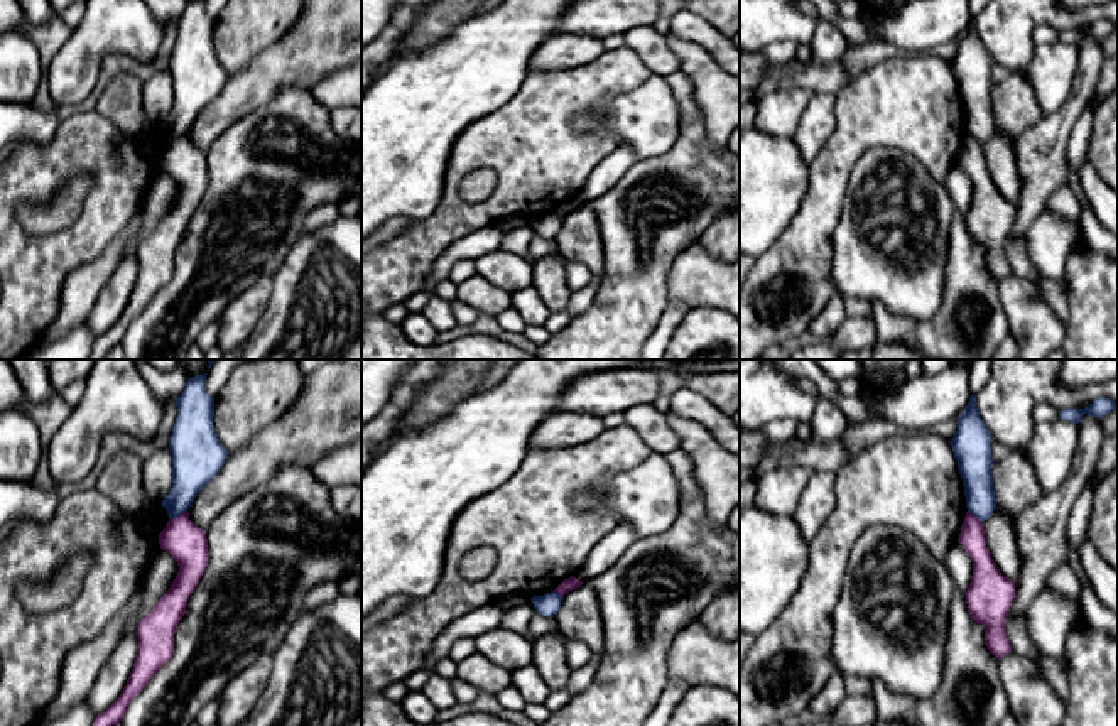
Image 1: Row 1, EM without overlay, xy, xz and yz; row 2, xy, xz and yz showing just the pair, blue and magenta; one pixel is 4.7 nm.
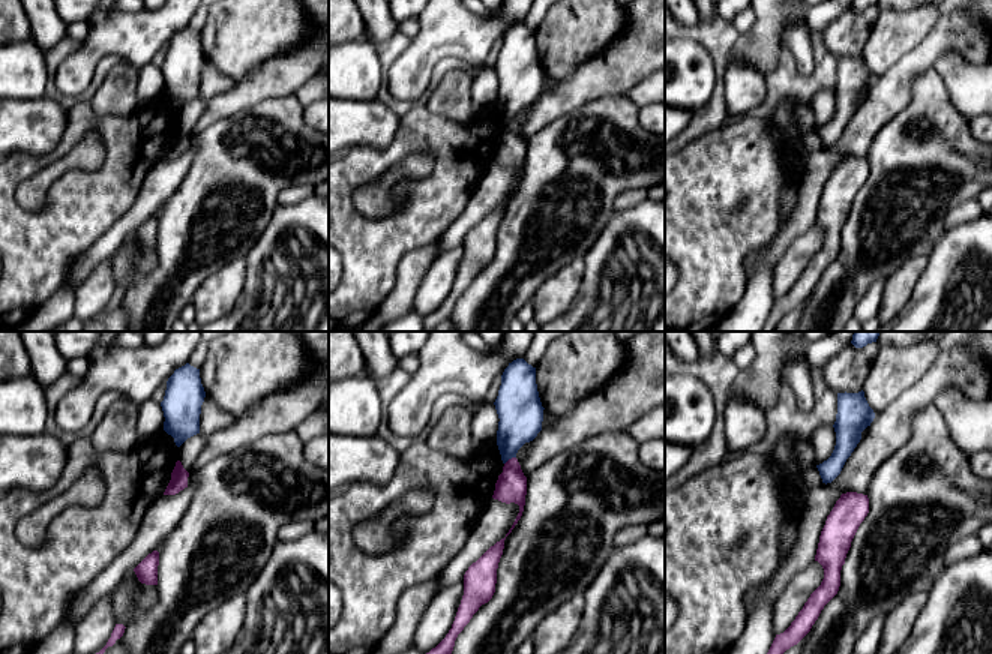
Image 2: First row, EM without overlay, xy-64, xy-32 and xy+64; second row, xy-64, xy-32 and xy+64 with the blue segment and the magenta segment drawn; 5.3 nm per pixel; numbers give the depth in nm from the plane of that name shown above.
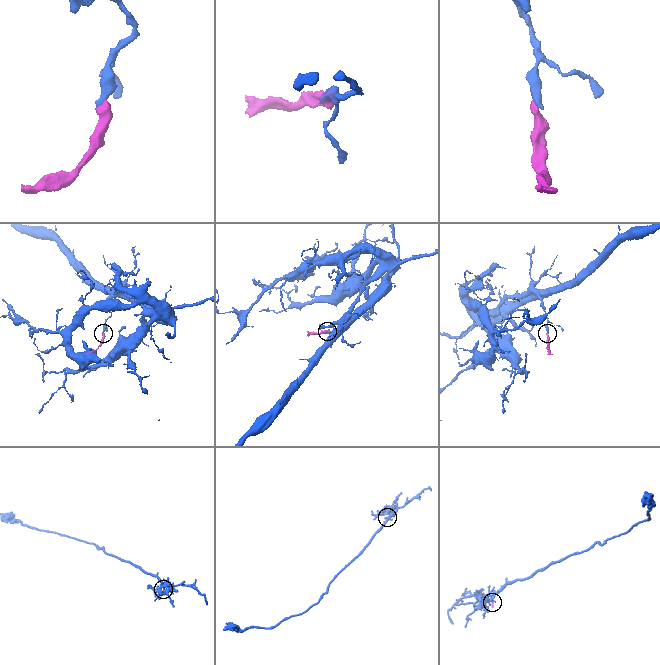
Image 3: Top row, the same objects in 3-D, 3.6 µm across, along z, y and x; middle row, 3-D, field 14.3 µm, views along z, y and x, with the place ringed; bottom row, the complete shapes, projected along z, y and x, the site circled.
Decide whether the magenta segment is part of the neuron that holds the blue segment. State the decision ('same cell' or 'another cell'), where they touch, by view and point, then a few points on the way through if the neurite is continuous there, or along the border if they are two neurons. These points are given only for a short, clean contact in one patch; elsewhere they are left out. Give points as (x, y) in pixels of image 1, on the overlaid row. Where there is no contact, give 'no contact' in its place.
another cell; meets blue in xy at (178, 515); border along xy (186, 510), (171, 519)

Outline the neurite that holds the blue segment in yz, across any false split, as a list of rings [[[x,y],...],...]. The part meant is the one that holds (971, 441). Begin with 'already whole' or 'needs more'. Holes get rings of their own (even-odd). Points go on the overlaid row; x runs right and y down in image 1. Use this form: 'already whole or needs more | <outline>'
already whole | [[[971,395],[958,419],[958,431],[949,441],[963,479],[966,508],[981,522],[988,520],[996,508],[991,466],[991,436],[985,427],[976,395]]]

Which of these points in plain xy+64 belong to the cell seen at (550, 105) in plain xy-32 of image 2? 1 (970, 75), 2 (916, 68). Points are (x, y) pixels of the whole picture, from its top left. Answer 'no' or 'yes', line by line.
1: no
2: yes

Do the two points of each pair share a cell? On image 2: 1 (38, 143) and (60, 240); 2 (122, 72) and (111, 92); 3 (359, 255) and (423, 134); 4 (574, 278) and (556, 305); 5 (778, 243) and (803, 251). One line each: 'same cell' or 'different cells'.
1: different cells
2: same cell
3: same cell
4: same cell
5: different cells

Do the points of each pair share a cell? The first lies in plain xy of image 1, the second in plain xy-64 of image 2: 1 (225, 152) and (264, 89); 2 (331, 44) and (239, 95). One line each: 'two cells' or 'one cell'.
1: two cells
2: one cell

